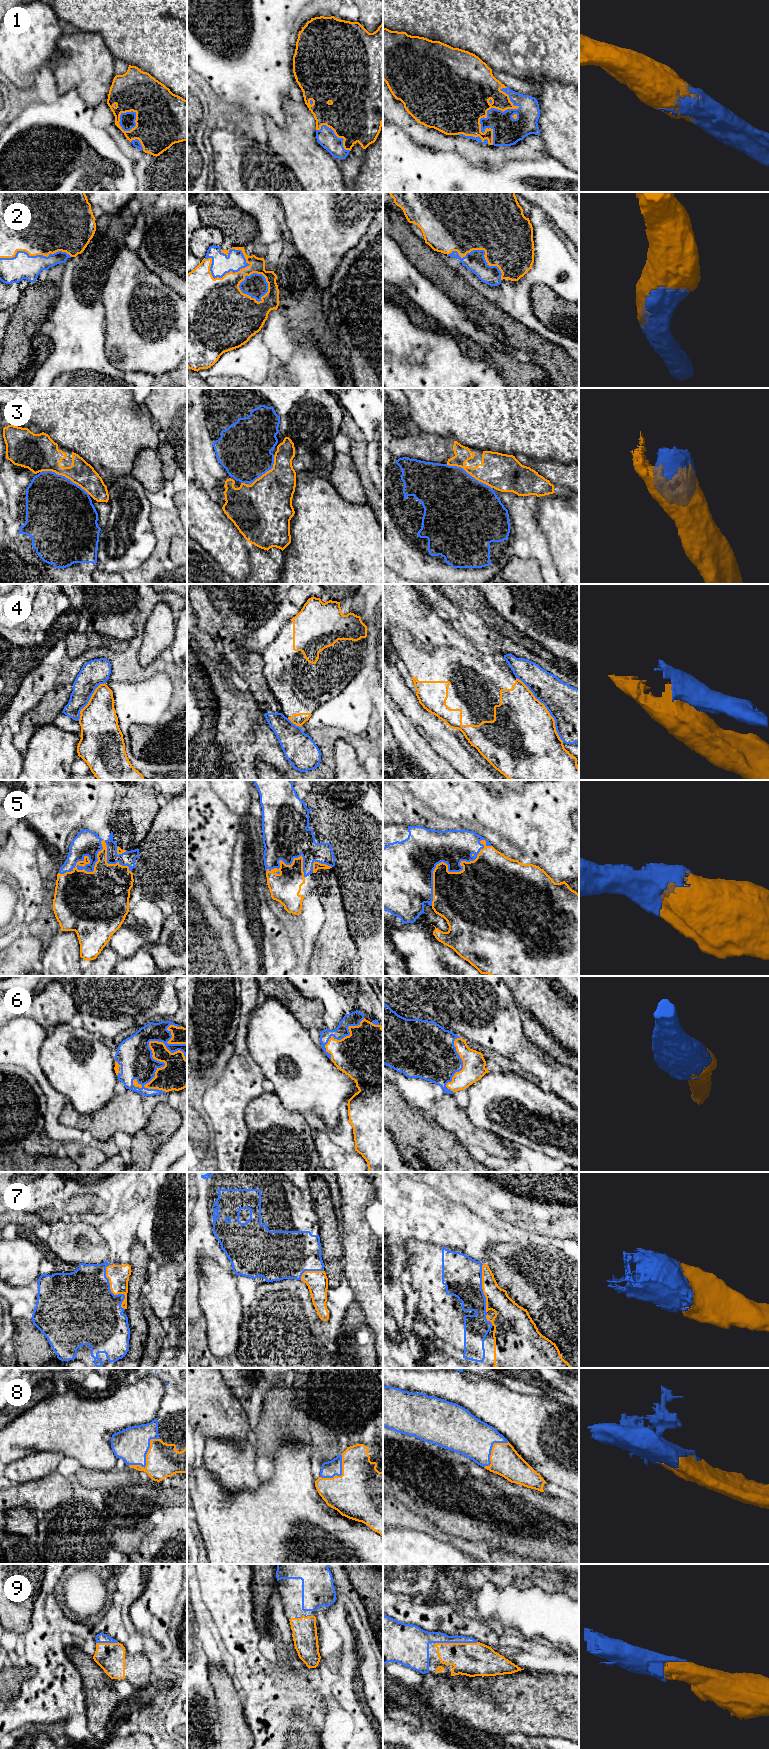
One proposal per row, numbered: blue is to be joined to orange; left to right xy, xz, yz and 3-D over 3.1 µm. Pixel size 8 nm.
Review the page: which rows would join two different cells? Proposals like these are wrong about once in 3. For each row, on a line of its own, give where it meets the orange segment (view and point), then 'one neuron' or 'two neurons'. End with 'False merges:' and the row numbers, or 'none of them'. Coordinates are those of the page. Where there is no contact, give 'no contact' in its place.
1: contact yz (491, 107); one neuron
2: contact xz (218, 277); one neuron
3: contact xy (65, 476); two neurons
4: contact yz (546, 708); two neurons
5: contact yz (447, 869); one neuron
6: contact xy (152, 1056); one neuron
7: contact xy (111, 1291); one neuron
8: contact xy (146, 1457); one neuron
9: contact yz (455, 1643); one neuron
False merges: 3, 4

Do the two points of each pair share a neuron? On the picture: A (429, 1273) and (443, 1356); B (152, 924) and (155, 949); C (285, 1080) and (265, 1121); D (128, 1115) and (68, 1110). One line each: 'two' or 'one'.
A: two
B: two
C: two
D: one

